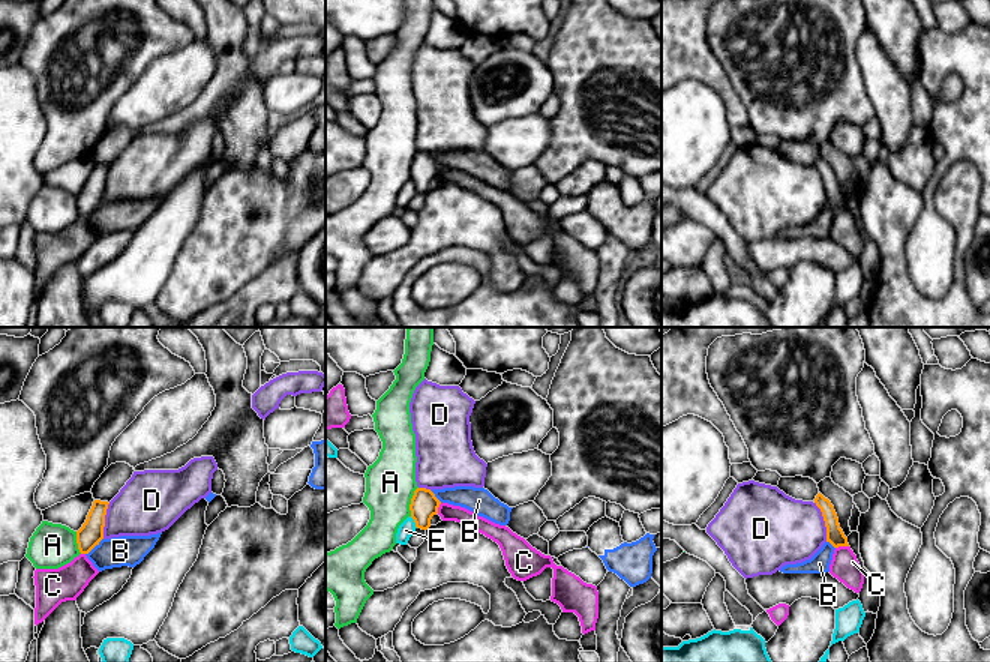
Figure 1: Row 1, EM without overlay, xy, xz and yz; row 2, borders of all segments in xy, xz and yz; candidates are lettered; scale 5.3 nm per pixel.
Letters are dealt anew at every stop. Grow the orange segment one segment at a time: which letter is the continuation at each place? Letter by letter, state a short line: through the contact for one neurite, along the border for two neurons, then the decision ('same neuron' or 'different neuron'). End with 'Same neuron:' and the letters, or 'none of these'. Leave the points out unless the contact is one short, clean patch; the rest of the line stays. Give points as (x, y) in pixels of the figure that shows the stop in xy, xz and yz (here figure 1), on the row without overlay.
A: line xz (417, 150), (411, 162), (410, 179); different neuron
B: line xy (102, 201), (86, 218); different neuron
C: line yz (848, 209), (836, 212); different neuron
D: different neuron
E: line xz (410, 180), (417, 191); different neuron
Same neuron: none of these

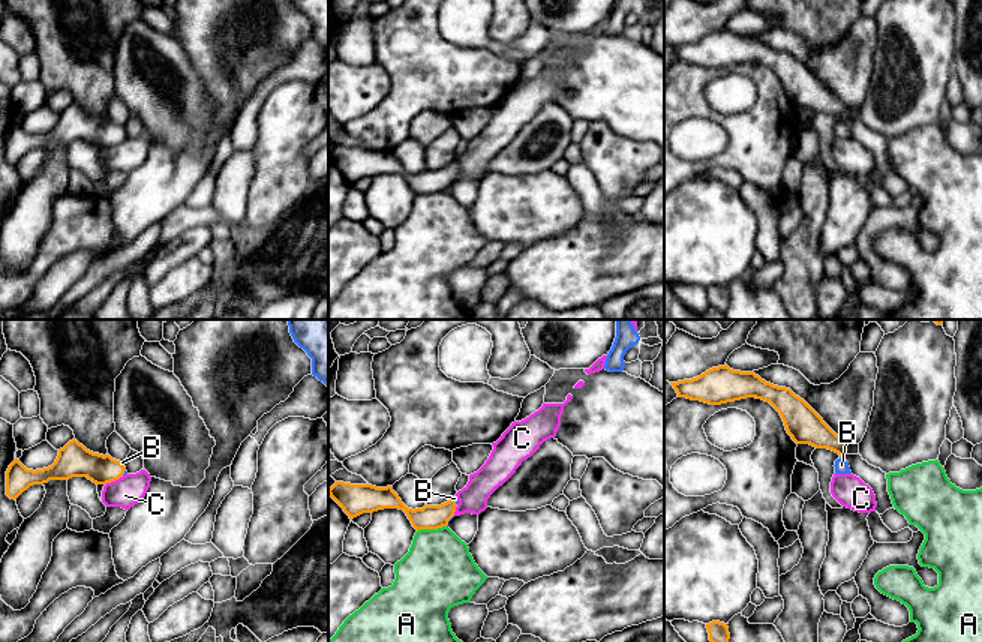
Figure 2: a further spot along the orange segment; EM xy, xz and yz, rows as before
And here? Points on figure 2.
A: line xz (446, 189), (417, 195); different neuron
B: different neuron
C: line xy (123, 140), (105, 149); different neuron
Same neuron: none of these

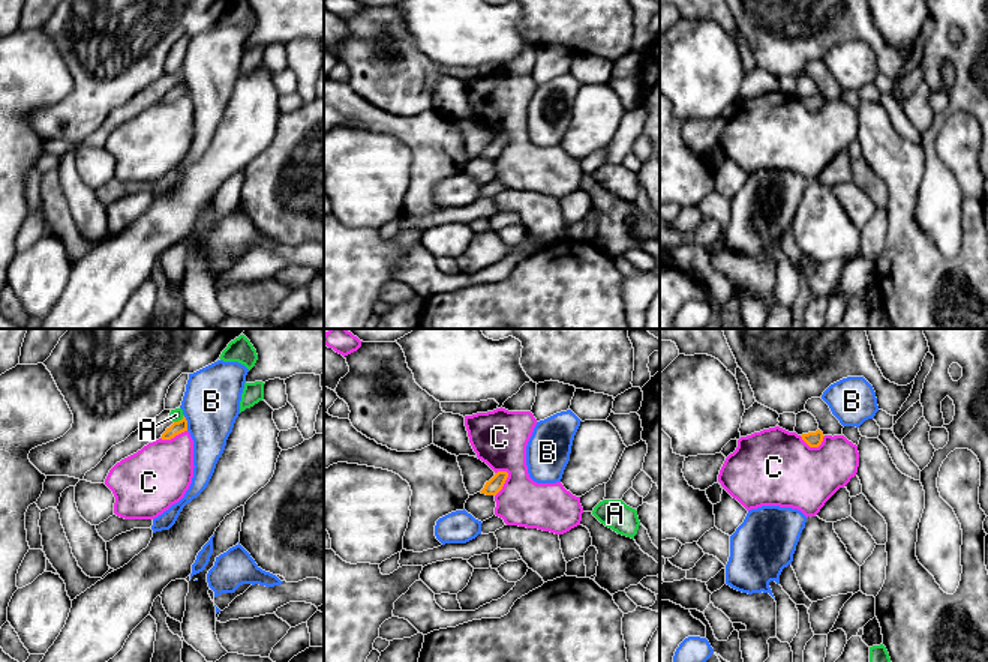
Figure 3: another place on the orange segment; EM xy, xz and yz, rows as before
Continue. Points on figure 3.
A: different neuron
B: different neuron
C: different neuron
Same neuron: none of these

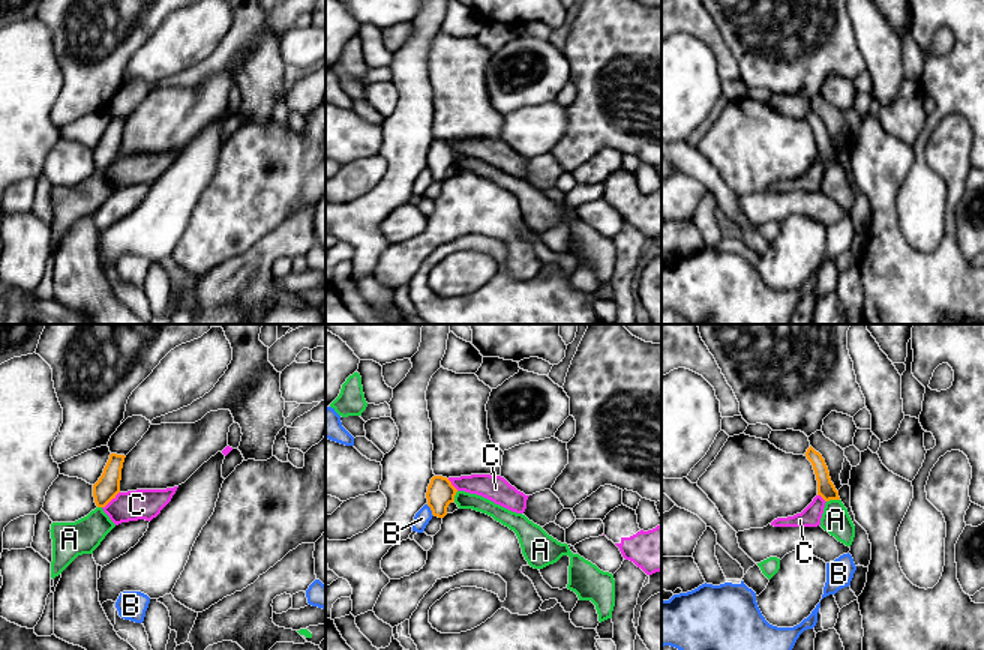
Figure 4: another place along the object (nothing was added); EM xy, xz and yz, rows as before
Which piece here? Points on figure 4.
A: line yz (839, 162), (827, 165); different neuron
B: line xz (426, 168), (434, 179); different neuron
C: line xy (119, 155), (102, 171); different neuron
Same neuron: none of these

